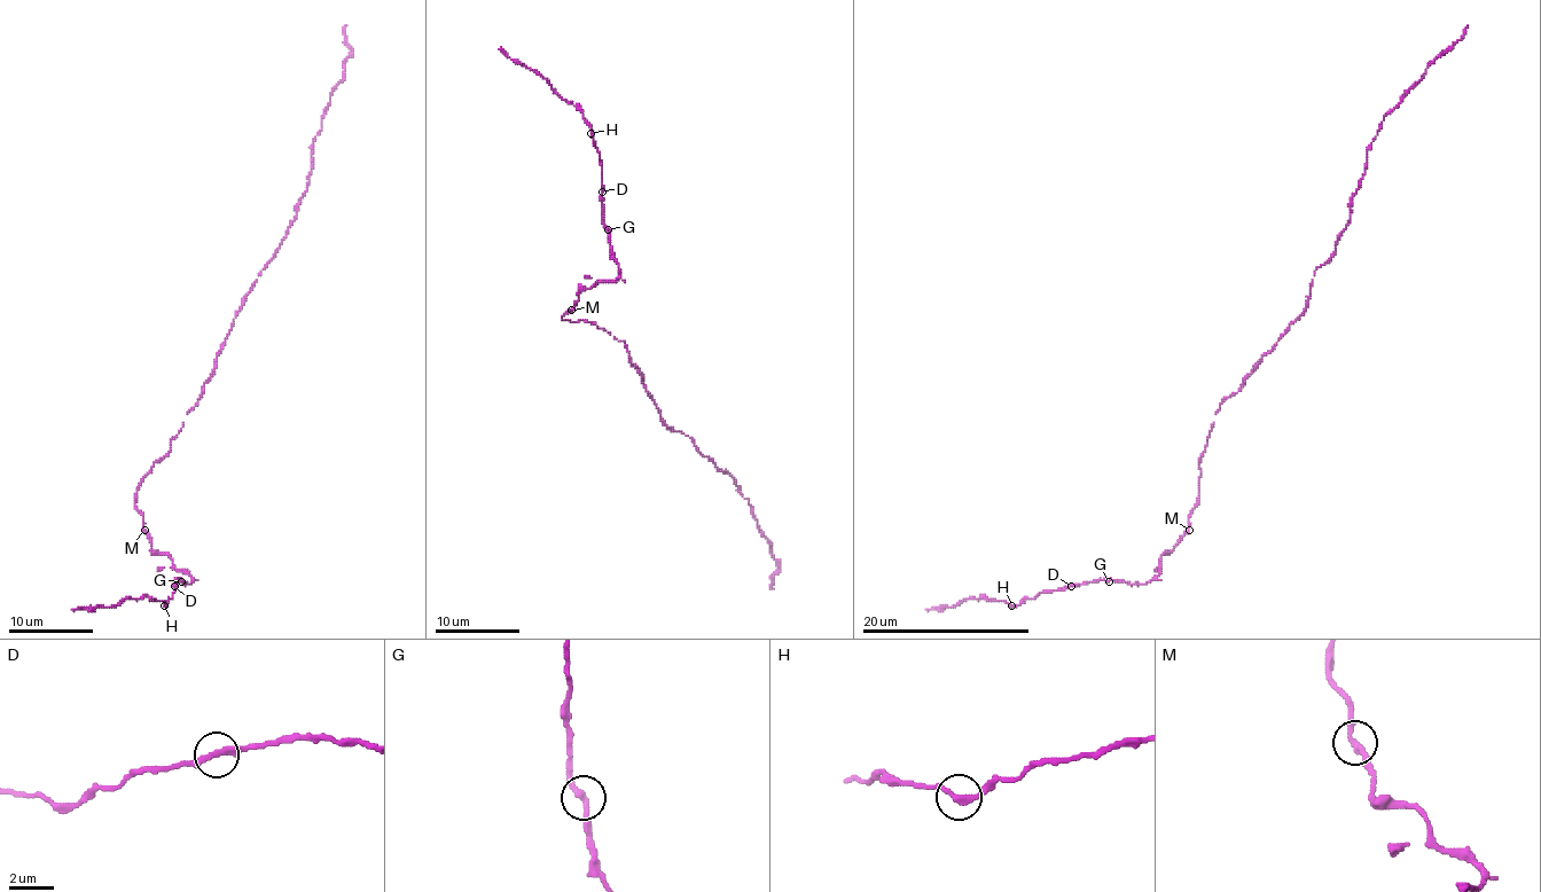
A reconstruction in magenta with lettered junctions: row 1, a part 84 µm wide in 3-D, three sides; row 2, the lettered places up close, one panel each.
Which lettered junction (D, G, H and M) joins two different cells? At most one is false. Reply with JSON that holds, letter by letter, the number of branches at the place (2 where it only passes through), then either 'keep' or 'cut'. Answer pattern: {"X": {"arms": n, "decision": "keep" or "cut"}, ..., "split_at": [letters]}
{"D": {"arms": 2, "decision": "keep"}, "G": {"arms": 2, "decision": "keep"}, "H": {"arms": 2, "decision": "keep"}, "M": {"arms": 2, "decision": "keep"}, "split_at": []}

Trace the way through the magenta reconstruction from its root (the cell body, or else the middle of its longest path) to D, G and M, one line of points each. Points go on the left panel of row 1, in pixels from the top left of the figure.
D: (192, 409), (134, 505), (151, 550), (192, 578), (174, 586)
G: (192, 409), (170, 450), (143, 479), (134, 505), (151, 550), (164, 553), (192, 578), (192, 584), (181, 581)
M: (192, 409), (181, 431), (170, 441), (170, 450), (154, 464), (137, 492), (134, 506), (143, 517), (145, 530)

